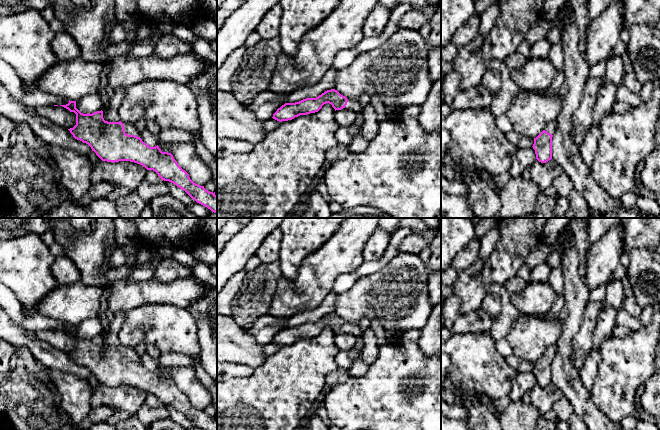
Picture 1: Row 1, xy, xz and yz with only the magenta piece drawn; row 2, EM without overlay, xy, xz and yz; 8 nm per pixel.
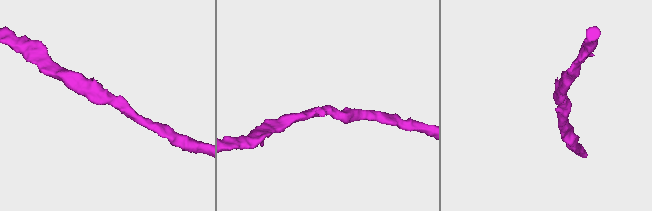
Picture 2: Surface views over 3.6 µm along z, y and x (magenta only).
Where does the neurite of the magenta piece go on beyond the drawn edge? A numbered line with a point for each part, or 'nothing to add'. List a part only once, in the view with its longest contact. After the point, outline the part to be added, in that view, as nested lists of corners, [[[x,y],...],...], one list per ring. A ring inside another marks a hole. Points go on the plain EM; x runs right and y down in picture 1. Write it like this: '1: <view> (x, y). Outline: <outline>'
1: xy (110, 337). Outline: [[[119,311],[114,315],[114,317],[112,318],[111,322],[108,325],[108,330],[104,334],[102,334],[103,342],[105,345],[108,346],[121,345],[124,349],[124,354],[126,358],[140,361],[140,358],[135,351],[135,347],[126,347],[120,343],[118,334],[125,321],[125,318],[126,312],[124,311]]]

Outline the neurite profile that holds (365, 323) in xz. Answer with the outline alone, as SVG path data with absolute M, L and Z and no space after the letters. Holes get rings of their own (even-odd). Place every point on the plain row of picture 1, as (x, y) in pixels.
M362 318L359 322L359 327L361 328L361 338L364 338L364 334L366 333L366 331L371 328L371 321L368 318Z

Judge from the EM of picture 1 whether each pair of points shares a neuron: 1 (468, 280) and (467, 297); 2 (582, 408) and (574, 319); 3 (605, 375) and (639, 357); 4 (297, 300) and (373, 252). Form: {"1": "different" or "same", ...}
{"1": "same", "2": "same", "3": "same", "4": "different"}

